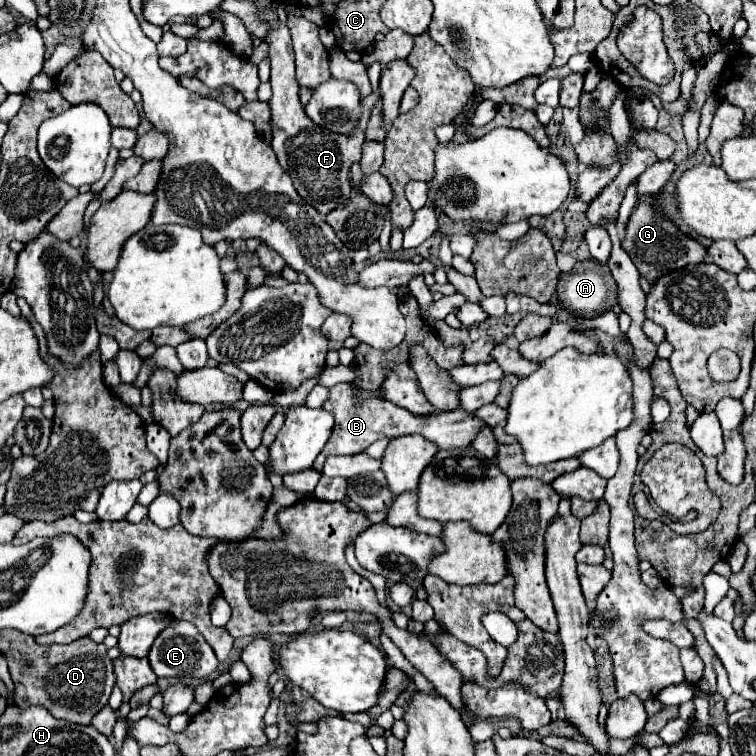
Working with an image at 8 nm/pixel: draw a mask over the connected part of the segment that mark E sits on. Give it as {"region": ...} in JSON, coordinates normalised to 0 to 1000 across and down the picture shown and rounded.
{"region":[[[229,819],[221,832],[216,832],[216,840],[205,845],[200,861],[197,861],[197,877],[208,896],[276,896],[287,885],[287,869],[276,851],[258,835],[258,829],[247,821]]]}

